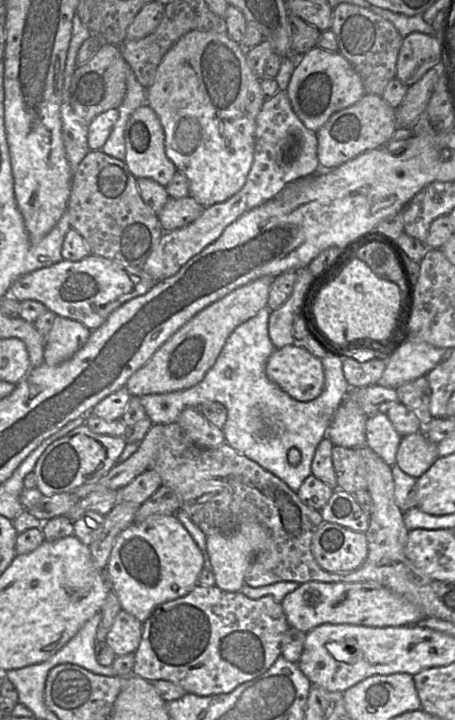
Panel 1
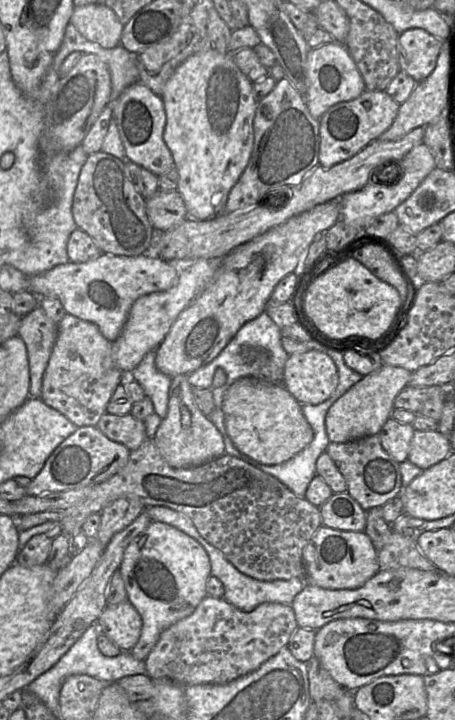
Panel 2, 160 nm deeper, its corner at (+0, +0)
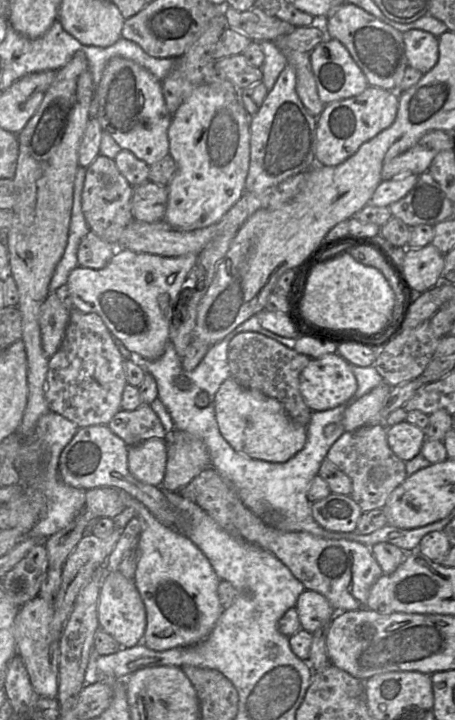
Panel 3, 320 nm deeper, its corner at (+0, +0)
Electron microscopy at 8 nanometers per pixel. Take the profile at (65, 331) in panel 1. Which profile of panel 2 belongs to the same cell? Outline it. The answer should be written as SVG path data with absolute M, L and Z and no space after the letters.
M67 313L58 324L57 338L43 375L41 400L66 416L78 428L97 426L101 417L107 413L107 405L114 391L124 379L125 374L116 367L112 358L112 342L102 335L96 324Z

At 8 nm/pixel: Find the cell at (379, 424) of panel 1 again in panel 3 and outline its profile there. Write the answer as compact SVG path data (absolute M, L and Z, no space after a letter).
M403 421L387 428L387 441L395 455L407 462L421 453L425 431Z

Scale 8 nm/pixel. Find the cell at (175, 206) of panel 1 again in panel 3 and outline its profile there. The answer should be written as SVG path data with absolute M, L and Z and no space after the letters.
M147 180L133 187L131 211L136 220L148 223L164 220L167 202L167 186Z

